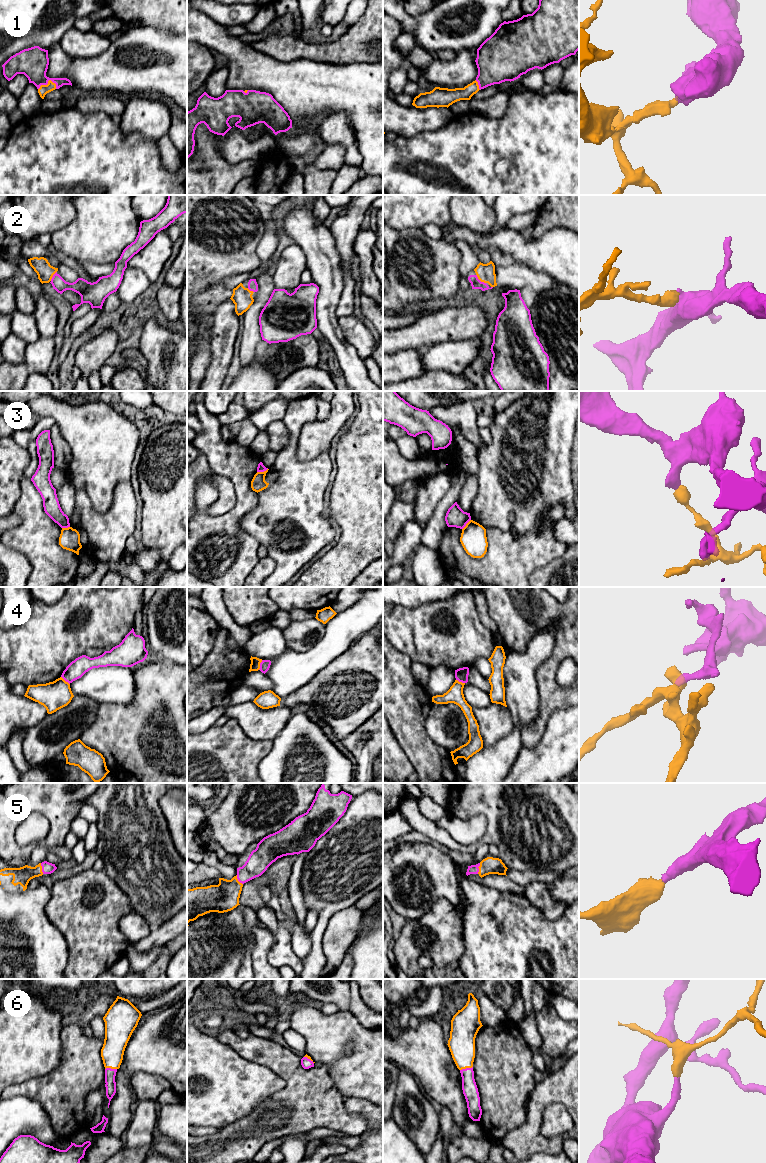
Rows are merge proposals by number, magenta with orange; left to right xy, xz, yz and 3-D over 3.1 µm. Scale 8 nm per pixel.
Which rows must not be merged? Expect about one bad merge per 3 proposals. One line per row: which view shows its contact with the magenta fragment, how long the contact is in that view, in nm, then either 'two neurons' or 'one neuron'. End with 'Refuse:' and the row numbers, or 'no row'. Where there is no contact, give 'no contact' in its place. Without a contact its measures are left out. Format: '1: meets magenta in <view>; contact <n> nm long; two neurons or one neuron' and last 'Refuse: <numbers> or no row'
1: meets magenta in xy; contact 160 nm long; one neuron
2: meets magenta in yz; contact 110 nm long; one neuron
3: meets magenta in xz; contact 90 nm long; two neurons
4: meets magenta in xz; contact 90 nm long; two neurons
5: meets magenta in xy; contact 90 nm long; one neuron
6: meets magenta in yz; contact 110 nm long; one neuron
Refuse: 3, 4

